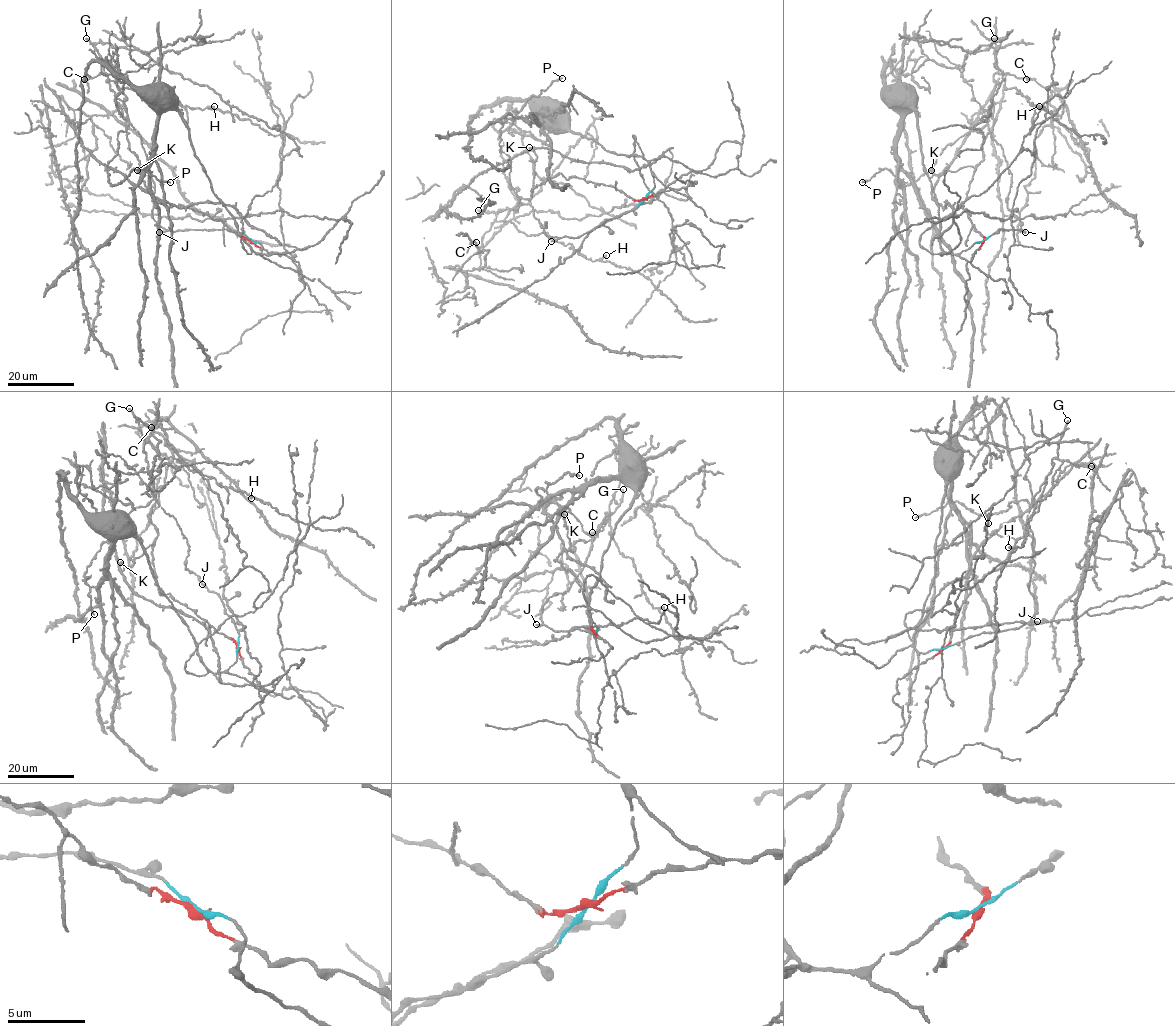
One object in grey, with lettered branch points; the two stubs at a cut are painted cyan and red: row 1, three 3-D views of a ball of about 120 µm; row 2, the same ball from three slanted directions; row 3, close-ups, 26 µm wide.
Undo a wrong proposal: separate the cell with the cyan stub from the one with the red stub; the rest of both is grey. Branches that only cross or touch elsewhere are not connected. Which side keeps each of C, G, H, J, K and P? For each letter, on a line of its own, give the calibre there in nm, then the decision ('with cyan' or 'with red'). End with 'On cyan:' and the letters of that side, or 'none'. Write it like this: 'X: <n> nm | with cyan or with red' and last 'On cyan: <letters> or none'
C: 200 nm | with red
G: 260 nm | with red
H: 340 nm | with red
J: 300 nm | with cyan
K: 460 nm | with red
P: 200 nm | with red
On cyan: J

